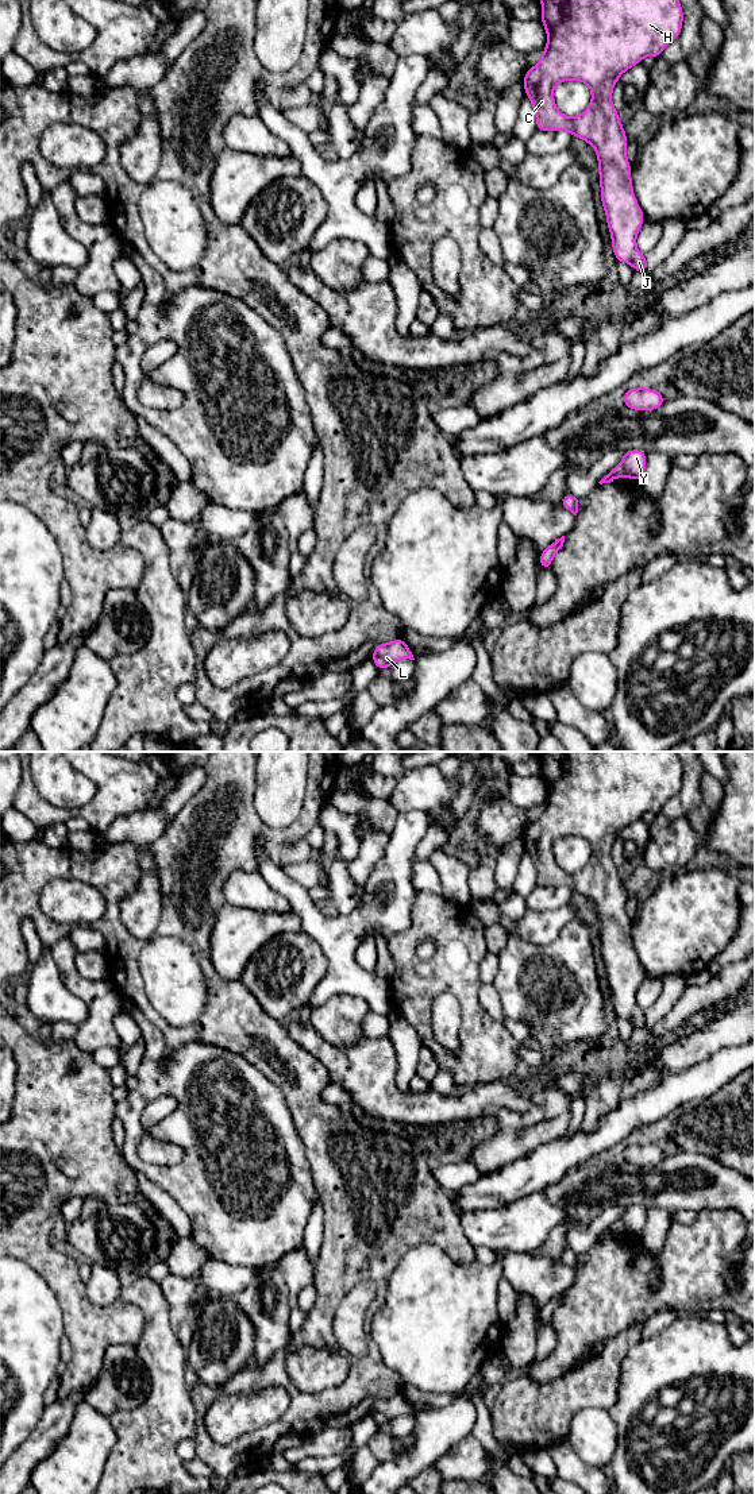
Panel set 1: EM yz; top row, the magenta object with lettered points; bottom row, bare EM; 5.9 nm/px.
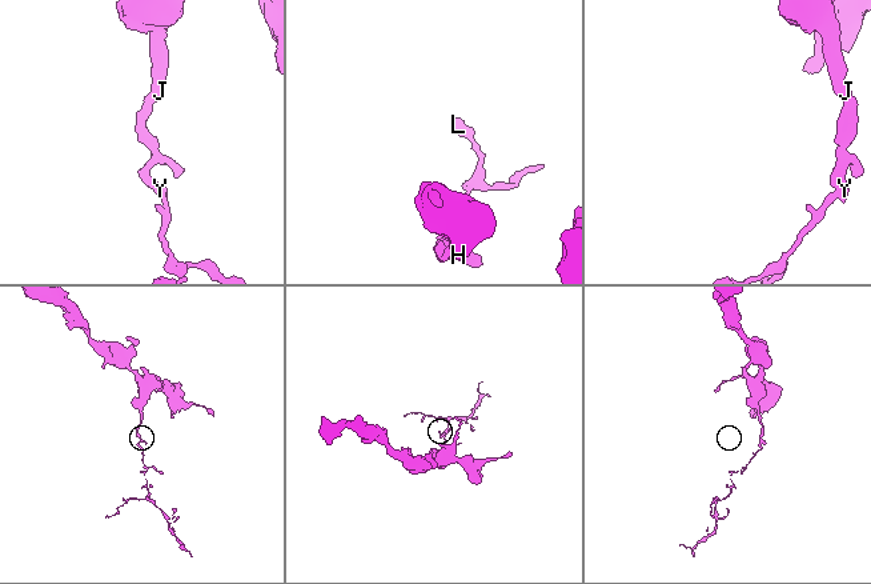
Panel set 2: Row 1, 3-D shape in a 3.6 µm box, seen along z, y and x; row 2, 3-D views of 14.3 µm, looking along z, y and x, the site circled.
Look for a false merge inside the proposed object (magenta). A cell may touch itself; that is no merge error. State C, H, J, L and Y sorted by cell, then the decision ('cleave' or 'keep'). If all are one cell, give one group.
groups C H J Y / L; cleave

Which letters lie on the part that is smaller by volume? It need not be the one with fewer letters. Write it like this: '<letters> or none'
L

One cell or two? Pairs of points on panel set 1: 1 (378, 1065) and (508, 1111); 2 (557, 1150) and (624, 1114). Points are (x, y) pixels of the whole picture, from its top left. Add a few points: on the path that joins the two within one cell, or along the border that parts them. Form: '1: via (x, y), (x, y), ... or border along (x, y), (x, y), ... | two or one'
1: via (400, 1101), (405, 1107), (472, 1107) | one
2: via (573, 1150), (594, 1143), (608, 1130) | one

